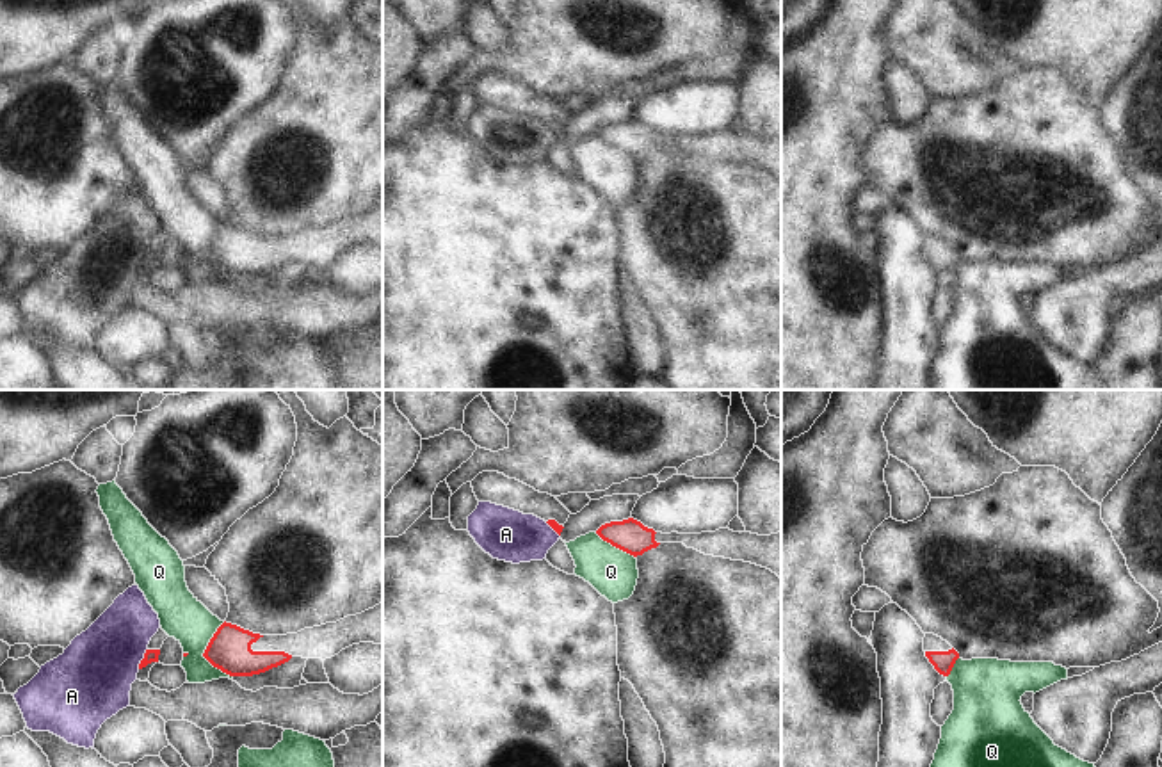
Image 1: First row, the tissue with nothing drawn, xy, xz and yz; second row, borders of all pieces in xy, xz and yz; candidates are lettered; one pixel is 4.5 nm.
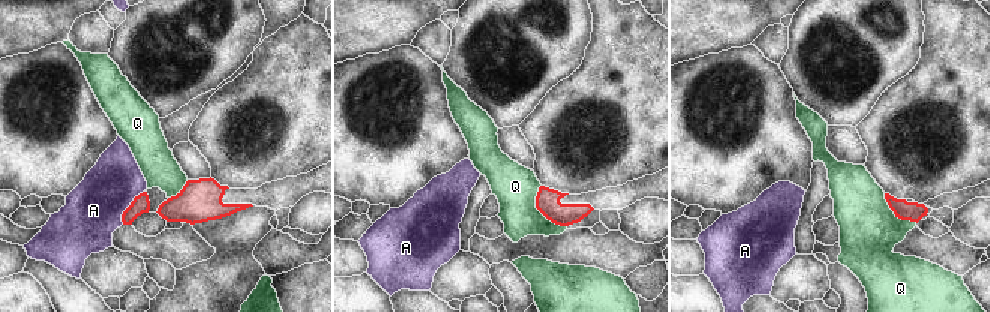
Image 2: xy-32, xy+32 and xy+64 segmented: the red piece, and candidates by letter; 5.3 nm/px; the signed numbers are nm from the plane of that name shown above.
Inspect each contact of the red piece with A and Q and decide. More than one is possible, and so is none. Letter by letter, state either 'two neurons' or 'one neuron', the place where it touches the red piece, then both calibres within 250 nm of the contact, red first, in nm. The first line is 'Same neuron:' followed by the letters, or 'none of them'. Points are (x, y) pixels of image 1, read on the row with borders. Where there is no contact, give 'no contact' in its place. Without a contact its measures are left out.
Same neuron: none of them
A: two neurons | xy (143, 659) | 60/360 nm
Q: two neurons | xy (203, 653) | 190/200 nm

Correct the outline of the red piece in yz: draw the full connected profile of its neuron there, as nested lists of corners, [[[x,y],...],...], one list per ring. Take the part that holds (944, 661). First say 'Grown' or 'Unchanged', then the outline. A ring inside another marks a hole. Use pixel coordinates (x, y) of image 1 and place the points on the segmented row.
Grown. [[[925,634],[924,651],[934,669],[943,676],[950,674],[956,660],[959,658],[959,653],[947,641],[934,634]]]

